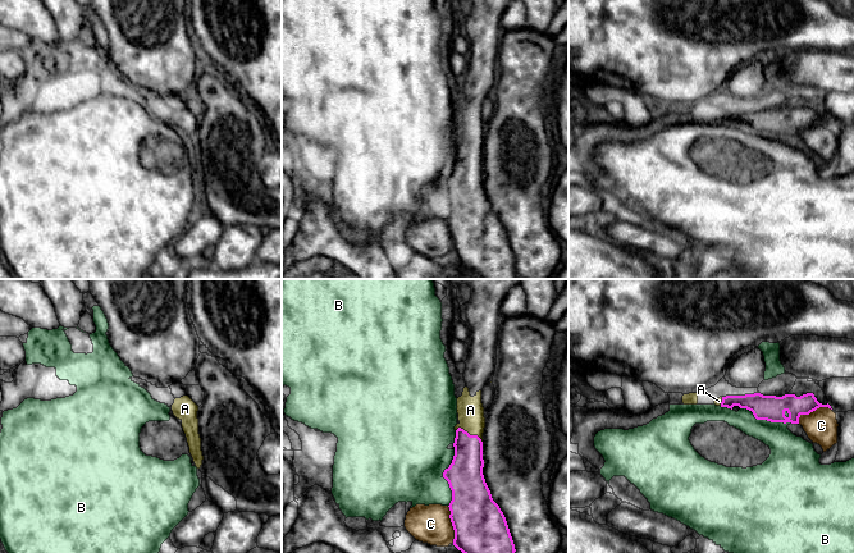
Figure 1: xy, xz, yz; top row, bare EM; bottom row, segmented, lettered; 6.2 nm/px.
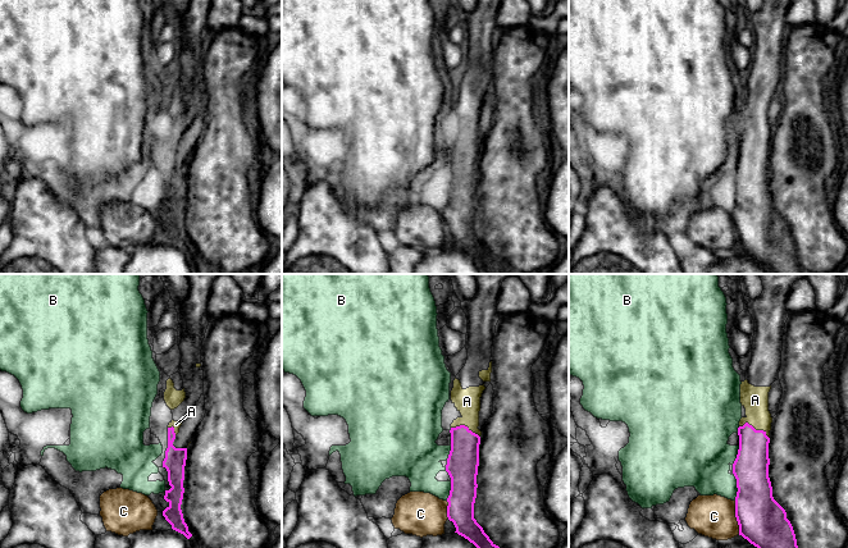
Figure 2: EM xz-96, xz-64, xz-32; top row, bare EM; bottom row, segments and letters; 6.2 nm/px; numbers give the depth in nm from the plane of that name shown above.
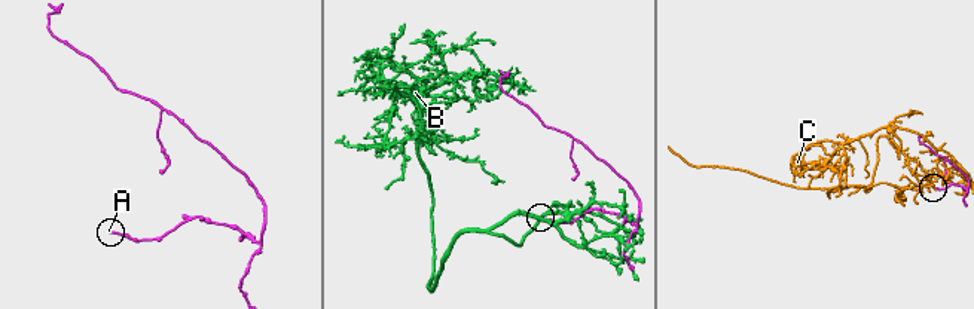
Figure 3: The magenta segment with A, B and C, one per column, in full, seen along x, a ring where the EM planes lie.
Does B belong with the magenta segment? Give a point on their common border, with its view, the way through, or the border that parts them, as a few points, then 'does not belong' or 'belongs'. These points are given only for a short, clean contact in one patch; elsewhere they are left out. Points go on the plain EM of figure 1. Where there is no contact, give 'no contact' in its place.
xz (443, 190) | along xz (455, 163), (452, 176), (443, 186), (451, 204), (448, 219) | does not belong

